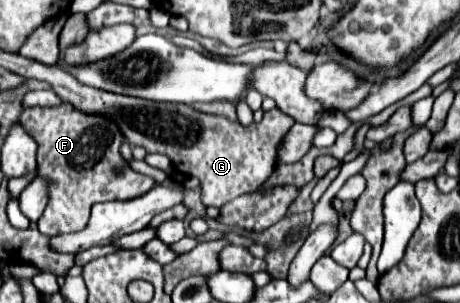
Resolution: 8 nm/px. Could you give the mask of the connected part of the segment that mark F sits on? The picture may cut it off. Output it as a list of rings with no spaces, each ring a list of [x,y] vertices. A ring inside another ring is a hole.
[[[68,104],[56,108],[26,108],[20,124],[38,144],[36,170],[38,178],[48,180],[48,206],[38,220],[38,230],[44,236],[78,232],[88,224],[88,214],[94,202],[126,200],[148,192],[154,180],[134,172],[120,156],[124,136],[112,122],[100,116],[80,114]]]

